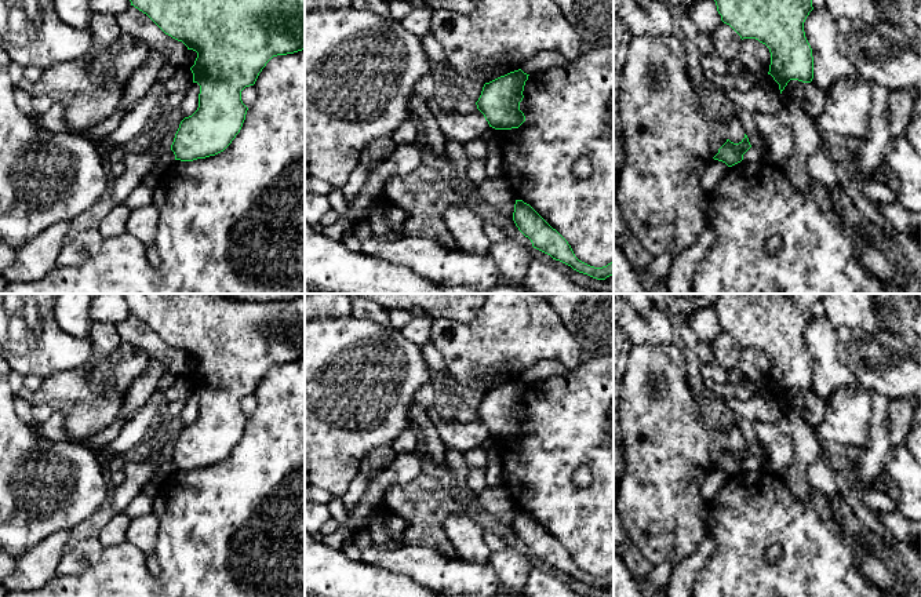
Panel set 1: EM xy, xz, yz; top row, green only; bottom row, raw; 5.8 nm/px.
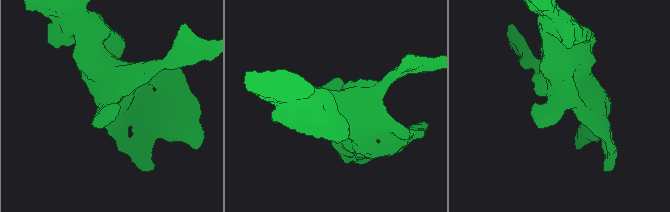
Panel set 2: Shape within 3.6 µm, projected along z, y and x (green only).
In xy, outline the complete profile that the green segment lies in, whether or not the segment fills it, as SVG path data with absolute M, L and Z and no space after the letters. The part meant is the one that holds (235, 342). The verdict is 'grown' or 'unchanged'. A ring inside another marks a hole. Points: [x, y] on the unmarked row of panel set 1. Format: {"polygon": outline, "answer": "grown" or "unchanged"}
{"polygon": "M123 294L123 295L131 310L131 314L146 323L165 343L171 345L178 350L182 350L188 356L188 358L193 358L197 361L197 367L190 379L193 382L193 392L197 392L200 394L199 416L192 425L185 426L179 433L179 437L171 454L171 459L175 463L175 469L193 470L197 467L215 465L223 461L240 441L243 432L245 429L248 416L241 409L241 400L245 396L255 393L259 382L273 365L294 363L305 358L305 296L298 296L295 299L288 301L245 302L241 299L236 299L230 294Z", "answer": "unchanged"}

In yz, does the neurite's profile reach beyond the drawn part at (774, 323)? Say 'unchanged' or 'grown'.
unchanged

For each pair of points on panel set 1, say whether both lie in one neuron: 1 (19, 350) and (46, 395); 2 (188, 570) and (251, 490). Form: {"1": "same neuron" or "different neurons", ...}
{"1": "different neurons", "2": "same neuron"}

